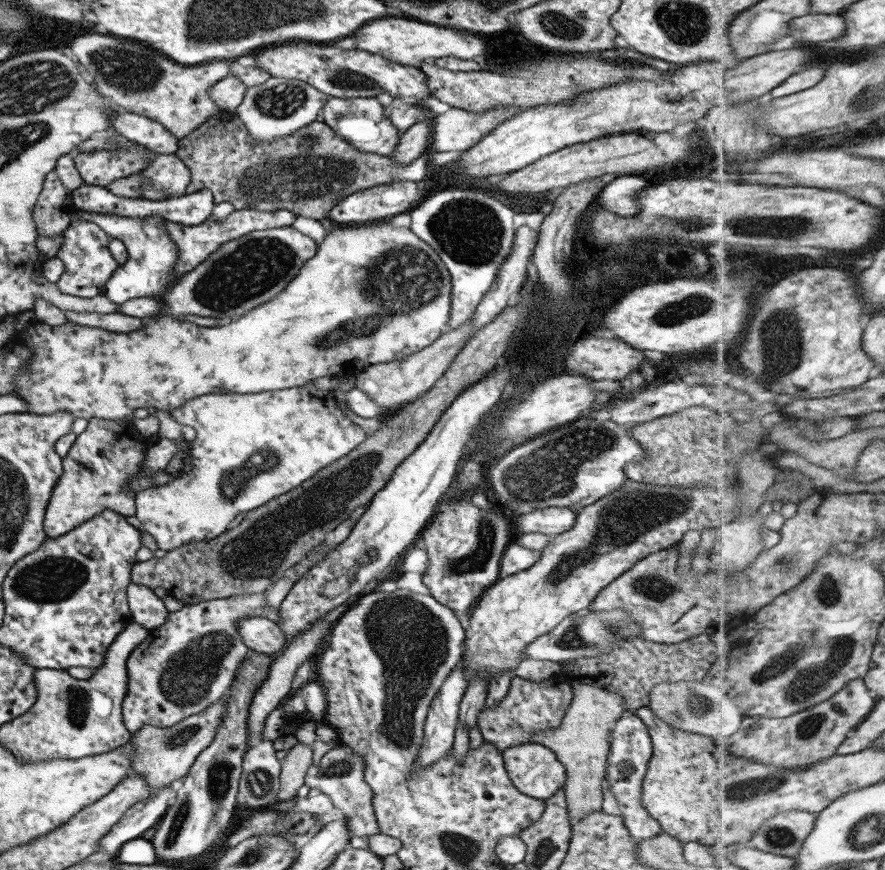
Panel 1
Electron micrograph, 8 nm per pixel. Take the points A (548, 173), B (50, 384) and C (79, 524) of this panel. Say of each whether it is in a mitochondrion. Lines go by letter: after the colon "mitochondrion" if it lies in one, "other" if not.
A: other
B: other
C: other

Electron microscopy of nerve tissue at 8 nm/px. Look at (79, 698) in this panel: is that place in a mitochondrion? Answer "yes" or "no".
yes

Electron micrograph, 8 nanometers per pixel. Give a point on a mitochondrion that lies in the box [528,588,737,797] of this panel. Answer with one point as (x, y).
(576, 636)

